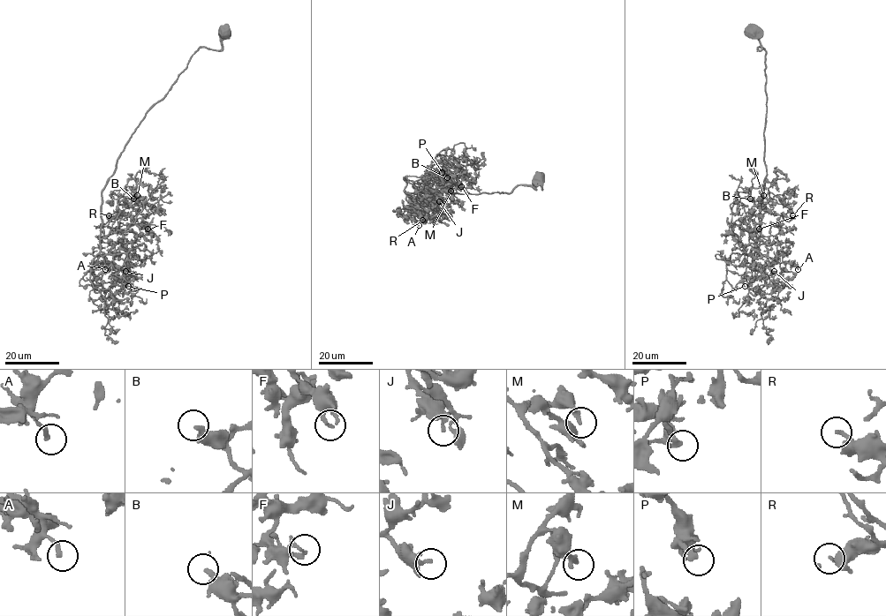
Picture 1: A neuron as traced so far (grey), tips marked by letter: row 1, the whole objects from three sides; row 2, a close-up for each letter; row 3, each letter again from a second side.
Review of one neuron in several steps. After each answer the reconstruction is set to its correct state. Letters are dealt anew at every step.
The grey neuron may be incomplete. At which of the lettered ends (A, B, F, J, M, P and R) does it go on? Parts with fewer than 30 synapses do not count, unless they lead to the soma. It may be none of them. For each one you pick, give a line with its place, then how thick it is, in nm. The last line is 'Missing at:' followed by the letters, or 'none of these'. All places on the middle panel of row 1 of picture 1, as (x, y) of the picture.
M: at (450, 191); 240 nm thick
Missing at: M

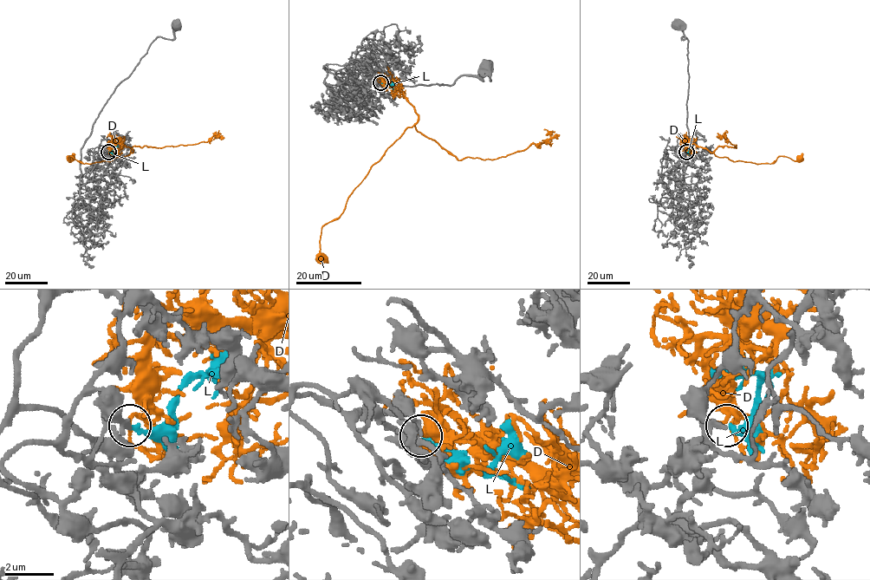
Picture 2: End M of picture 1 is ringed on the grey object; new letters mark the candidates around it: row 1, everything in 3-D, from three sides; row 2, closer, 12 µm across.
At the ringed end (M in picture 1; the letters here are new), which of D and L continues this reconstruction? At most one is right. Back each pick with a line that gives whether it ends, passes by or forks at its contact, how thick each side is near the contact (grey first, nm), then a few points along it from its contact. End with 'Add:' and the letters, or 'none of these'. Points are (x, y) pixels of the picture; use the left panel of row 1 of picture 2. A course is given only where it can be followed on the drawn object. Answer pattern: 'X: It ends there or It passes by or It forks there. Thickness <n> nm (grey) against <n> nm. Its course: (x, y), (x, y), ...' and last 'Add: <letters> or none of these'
L: It ends there. Thickness 220 nm (grey) against 180 nm
Add: L

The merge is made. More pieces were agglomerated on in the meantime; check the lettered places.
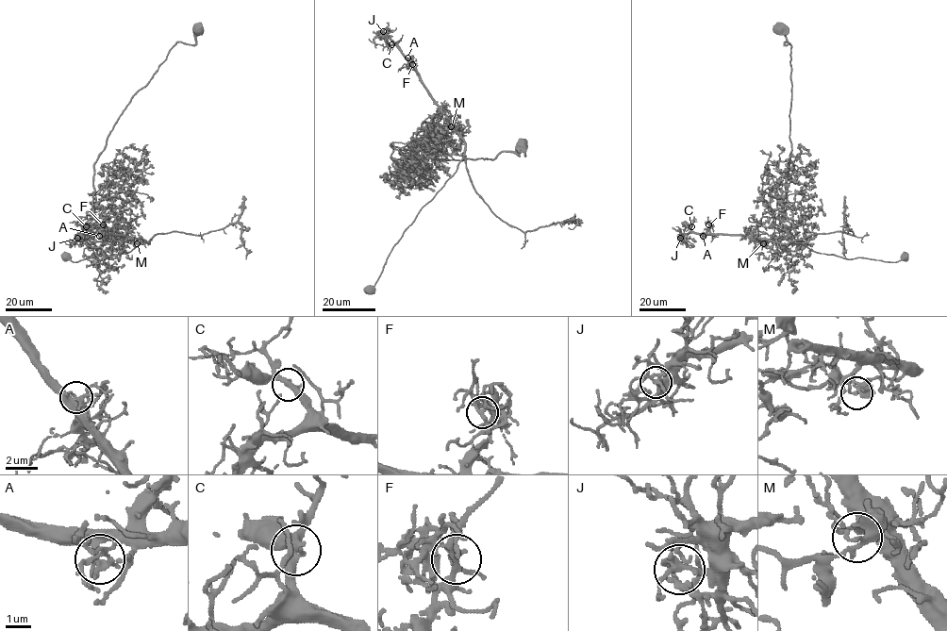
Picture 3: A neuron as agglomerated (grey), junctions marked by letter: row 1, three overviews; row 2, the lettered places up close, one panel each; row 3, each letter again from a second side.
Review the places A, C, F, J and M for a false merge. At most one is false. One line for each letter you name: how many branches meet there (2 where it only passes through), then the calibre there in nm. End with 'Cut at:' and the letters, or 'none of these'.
M: branches 4; calibre 280 nm
Cut at: M

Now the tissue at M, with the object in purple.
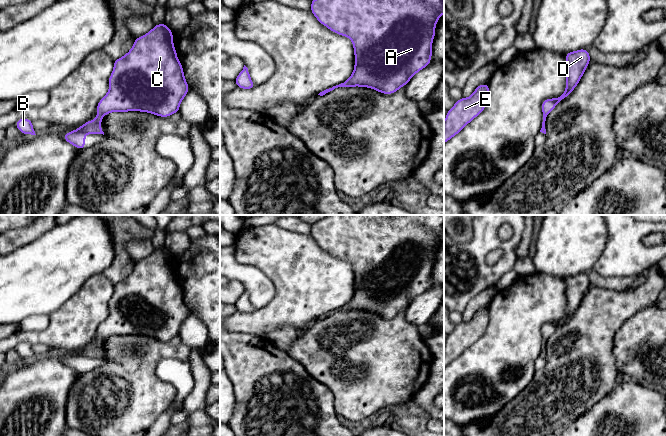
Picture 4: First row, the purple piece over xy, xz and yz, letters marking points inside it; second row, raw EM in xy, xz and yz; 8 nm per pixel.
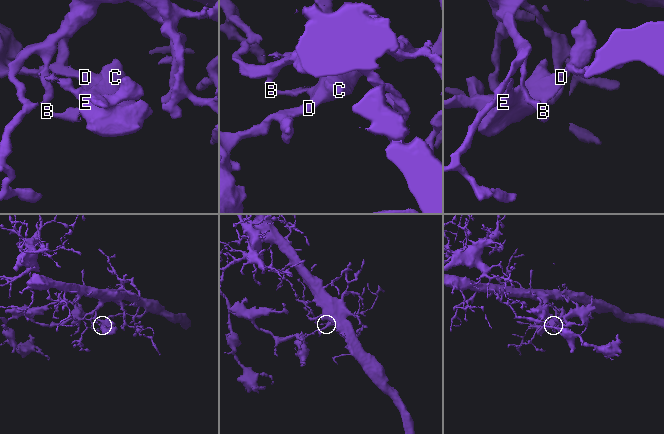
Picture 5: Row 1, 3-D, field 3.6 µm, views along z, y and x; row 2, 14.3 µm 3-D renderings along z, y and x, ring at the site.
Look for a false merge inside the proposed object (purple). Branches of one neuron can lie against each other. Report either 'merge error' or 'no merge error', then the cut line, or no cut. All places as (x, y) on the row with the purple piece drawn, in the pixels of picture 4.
merge error; cut xy (98, 113), (103, 115)

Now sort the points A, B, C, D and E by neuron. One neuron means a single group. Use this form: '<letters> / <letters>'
A C D E / B

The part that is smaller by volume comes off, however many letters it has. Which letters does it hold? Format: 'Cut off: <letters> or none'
Cut off: A, C, D, E

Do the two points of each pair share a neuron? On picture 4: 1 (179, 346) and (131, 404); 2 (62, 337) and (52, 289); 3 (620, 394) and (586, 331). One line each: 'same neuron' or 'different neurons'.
1: same neuron
2: different neurons
3: different neurons

